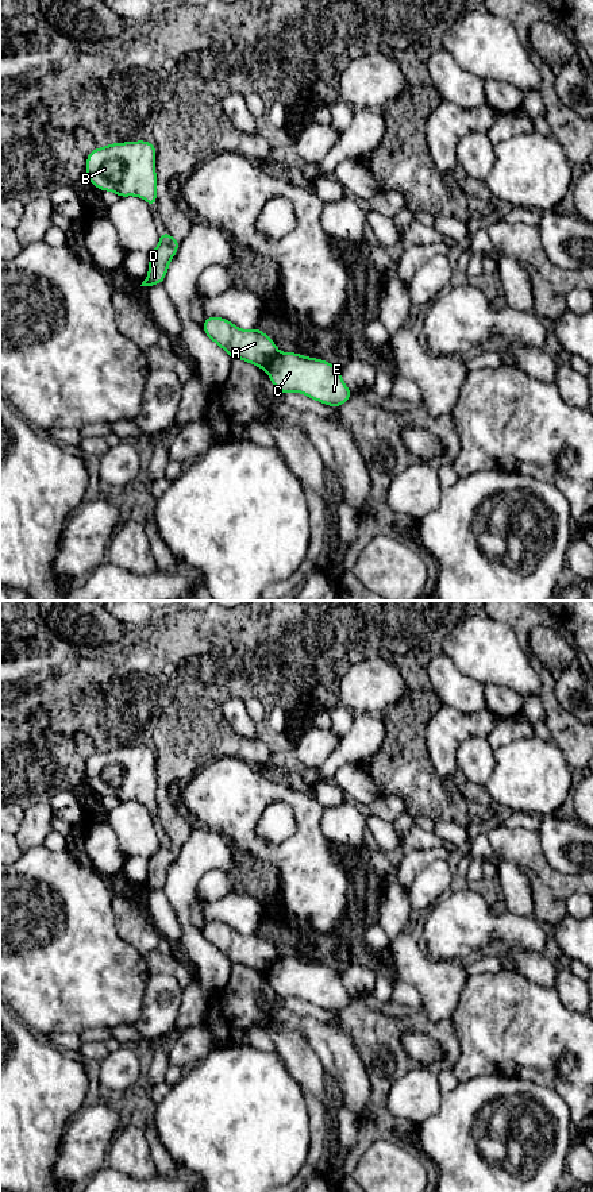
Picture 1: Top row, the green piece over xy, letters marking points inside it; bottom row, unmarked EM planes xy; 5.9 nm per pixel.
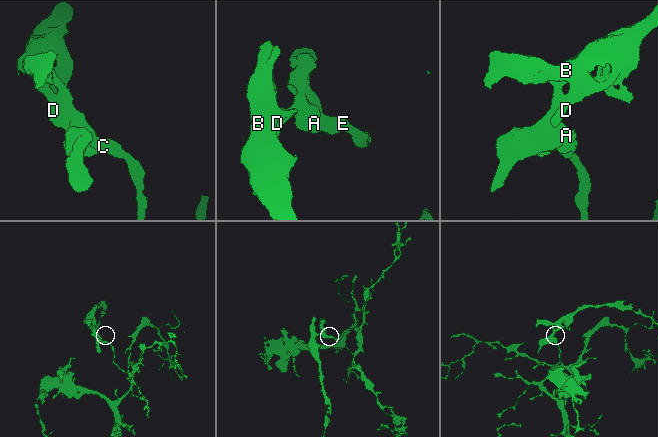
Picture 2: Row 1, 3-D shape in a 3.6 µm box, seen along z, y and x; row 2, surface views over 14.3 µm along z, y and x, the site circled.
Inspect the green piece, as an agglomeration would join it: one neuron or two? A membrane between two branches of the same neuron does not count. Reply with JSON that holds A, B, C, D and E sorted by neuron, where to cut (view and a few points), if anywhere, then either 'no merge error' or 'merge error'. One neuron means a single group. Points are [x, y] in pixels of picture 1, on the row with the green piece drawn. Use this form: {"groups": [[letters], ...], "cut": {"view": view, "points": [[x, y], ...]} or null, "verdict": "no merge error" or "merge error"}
{"groups": [["A", "B", "D"], ["C", "E"]], "cut": {"view": "xy", "points": [[278, 353], [266, 370]]}, "verdict": "merge error"}

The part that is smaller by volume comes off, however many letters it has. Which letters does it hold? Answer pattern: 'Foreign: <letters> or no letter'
Foreign: A, B, D

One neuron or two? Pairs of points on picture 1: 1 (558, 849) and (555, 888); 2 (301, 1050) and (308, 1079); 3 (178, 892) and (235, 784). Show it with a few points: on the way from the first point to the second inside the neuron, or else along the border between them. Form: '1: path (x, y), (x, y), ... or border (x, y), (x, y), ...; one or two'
1: border (539, 843), (545, 859), (555, 870), (577, 876); two
2: path (301, 1057), (301, 1063), (308, 1072); one
3: border (195, 824), (207, 824), (216, 828), (237, 848); two

